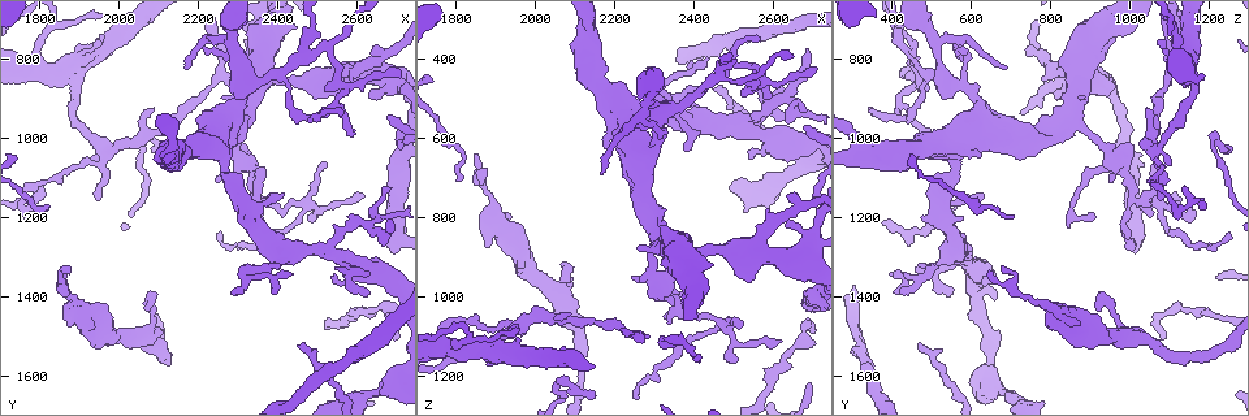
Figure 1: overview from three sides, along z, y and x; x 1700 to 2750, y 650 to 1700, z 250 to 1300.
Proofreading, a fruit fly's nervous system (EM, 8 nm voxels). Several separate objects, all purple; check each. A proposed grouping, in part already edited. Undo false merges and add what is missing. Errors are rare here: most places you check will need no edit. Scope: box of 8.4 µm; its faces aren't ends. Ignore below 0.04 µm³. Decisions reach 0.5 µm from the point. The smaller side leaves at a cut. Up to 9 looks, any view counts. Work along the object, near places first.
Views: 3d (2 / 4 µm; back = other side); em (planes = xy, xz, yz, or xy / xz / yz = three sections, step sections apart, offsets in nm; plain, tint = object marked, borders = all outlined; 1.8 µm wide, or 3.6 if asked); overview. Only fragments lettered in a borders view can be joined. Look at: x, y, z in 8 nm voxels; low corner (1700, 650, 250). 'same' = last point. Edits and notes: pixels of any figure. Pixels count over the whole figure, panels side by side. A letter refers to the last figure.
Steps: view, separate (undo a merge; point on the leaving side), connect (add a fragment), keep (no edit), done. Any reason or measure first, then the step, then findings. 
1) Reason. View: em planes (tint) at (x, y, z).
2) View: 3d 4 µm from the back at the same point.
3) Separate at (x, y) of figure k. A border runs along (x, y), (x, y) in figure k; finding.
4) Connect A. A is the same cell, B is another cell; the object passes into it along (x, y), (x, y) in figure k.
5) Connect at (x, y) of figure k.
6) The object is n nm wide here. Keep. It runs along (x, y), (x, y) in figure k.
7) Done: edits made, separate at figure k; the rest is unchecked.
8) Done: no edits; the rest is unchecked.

Closes a loop. View: 3d 4 µm from the back at (2310, 850, 540).

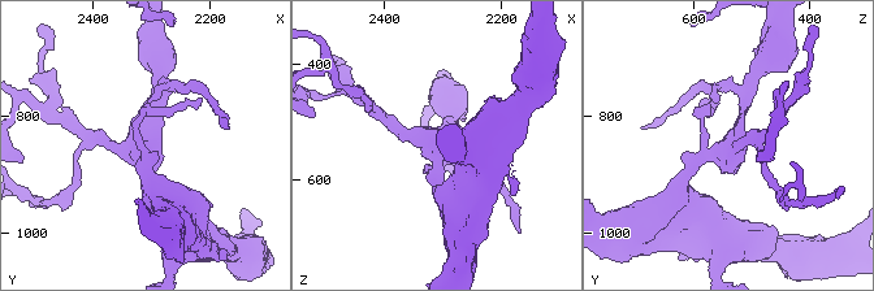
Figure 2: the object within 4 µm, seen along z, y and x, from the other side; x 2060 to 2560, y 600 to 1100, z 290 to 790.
View: em xy step 4 (tint) at (2315, 860, 535).

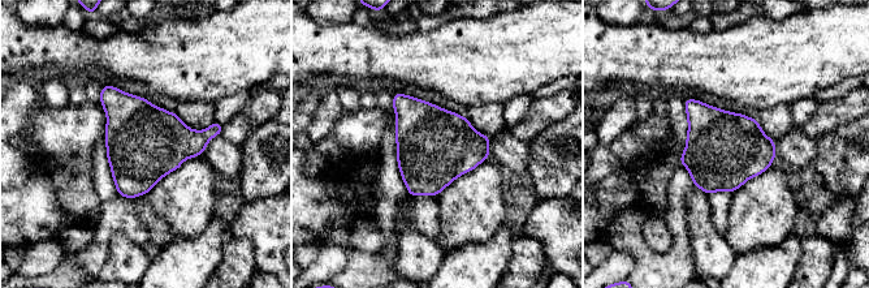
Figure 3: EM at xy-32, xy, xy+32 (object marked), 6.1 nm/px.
Another direction. View: em planes (borders) at the same point.

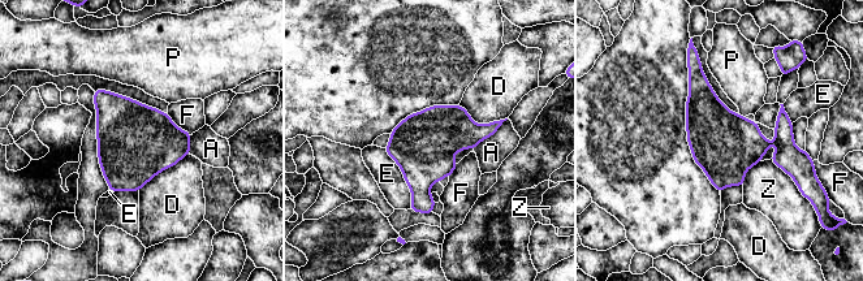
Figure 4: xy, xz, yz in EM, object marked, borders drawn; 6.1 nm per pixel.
Keep. A, D, E, F, P and Z are other cells; continuous, no second cell.

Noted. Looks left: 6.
Side arm on a straight run. View: 3d 4 µm at (1955, 1030, 1075).

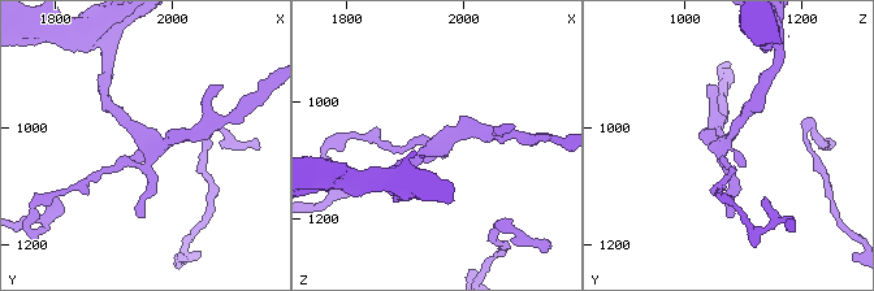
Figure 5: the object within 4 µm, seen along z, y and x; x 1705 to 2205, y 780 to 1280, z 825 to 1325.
Shape alone is not enough. View: em planes (borders) at (1955, 1030, 1070).

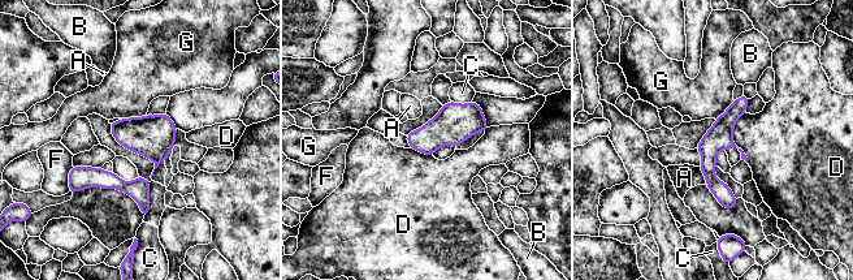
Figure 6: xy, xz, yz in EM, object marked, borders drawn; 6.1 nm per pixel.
The object is 160 nm wide here. Keep. A, B, C, D, F and G are other cells; a border runs along (745, 112), (732, 141), (748, 162) in figure 6; one cell here.

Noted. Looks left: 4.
Branch point. View: em xy step 16 (tint) at (1860, 825, 1130).

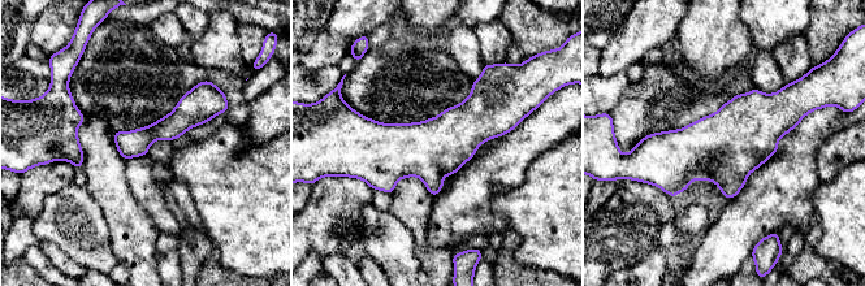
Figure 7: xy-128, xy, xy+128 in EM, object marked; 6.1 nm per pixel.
See the neighbours. View: em xy step 16 (borders) at the same point.

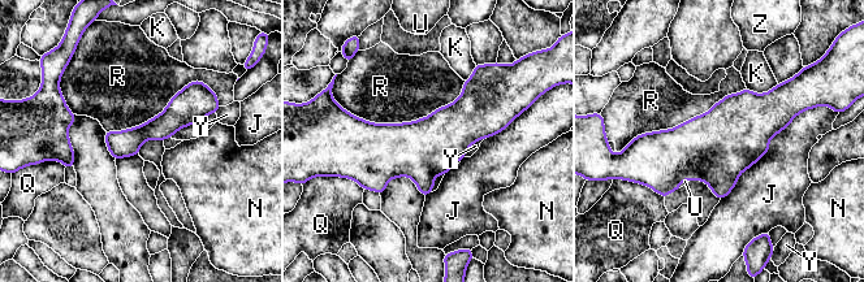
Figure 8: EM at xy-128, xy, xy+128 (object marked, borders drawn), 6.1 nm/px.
Keep. J, K, N, Q, R, U, Y and Z are other cells; it runs along (504, 124), (350, 137) in figure 8; continuous, no second cell.

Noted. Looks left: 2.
Free end. View: em yz step 8 (tint) at (2065, 1430, 910).

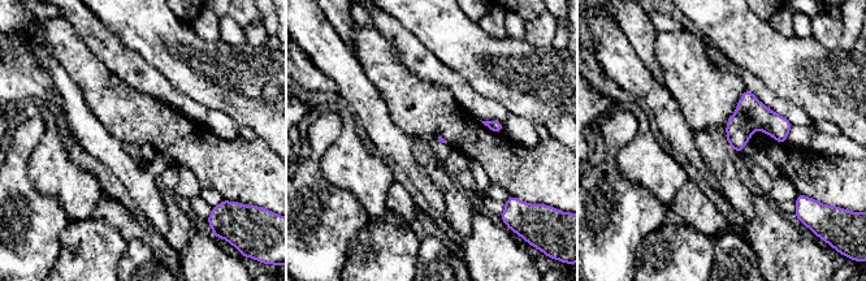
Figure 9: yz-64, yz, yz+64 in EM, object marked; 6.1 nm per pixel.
View: em planes (borders) at the same point.

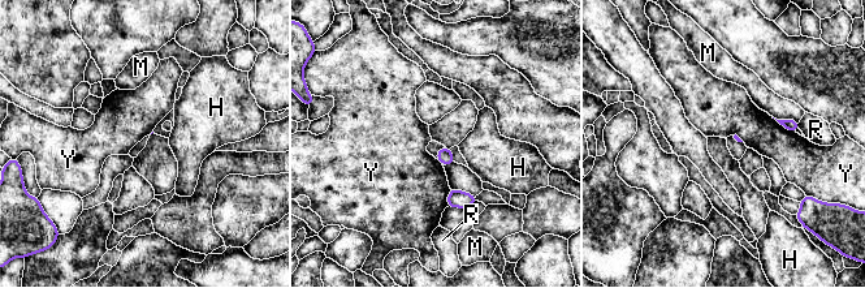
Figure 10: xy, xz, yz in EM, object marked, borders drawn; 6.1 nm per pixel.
Keep. H, M, R and Y are other cells; a border runs along (771, 117), (785, 128), (795, 132) in figure 10; no lettered fragment goes on from it.

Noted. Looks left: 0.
Done: no edits; the rest is unchecked.

